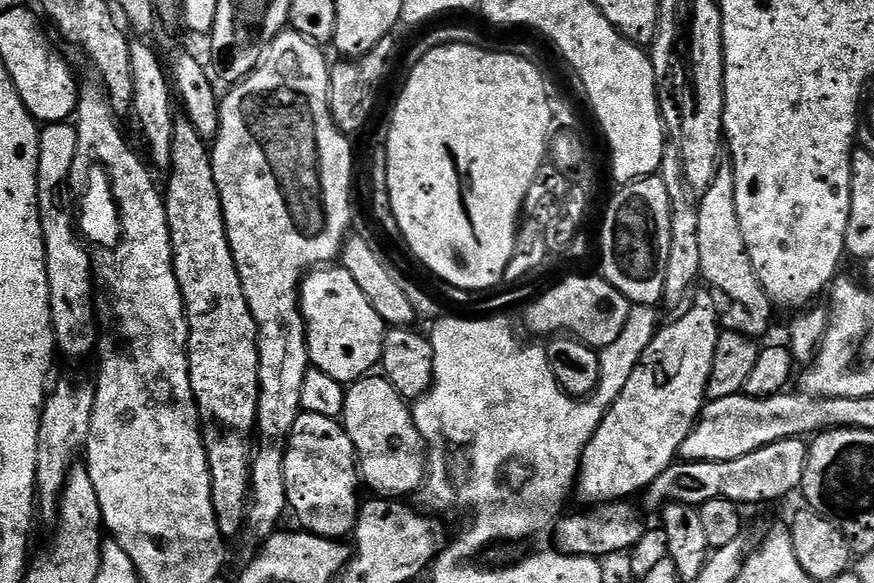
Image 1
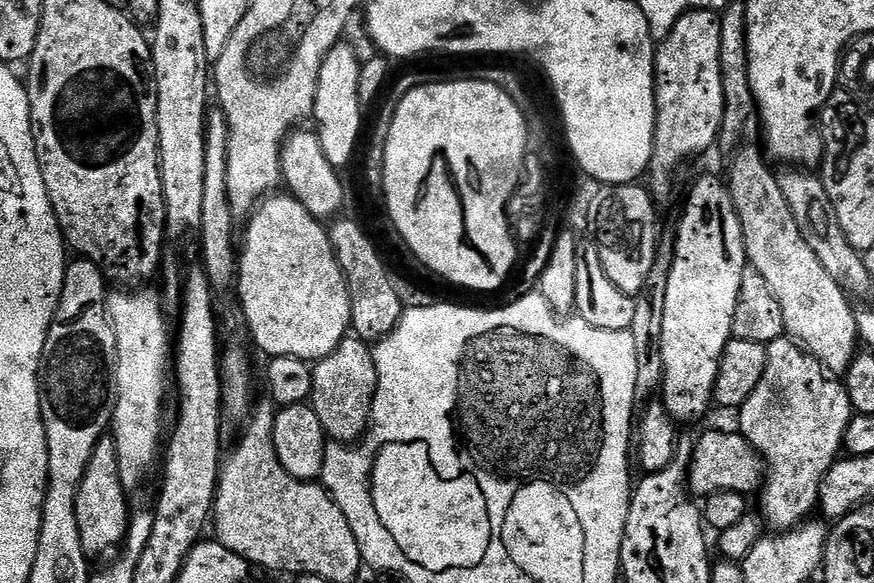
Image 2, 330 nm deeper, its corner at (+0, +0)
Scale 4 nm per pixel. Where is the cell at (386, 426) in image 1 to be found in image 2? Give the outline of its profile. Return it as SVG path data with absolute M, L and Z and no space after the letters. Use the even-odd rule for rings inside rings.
M345 338L325 360L315 361L312 369L310 406L322 422L329 441L352 446L368 431L372 399L376 393L376 367L372 348L359 338Z

